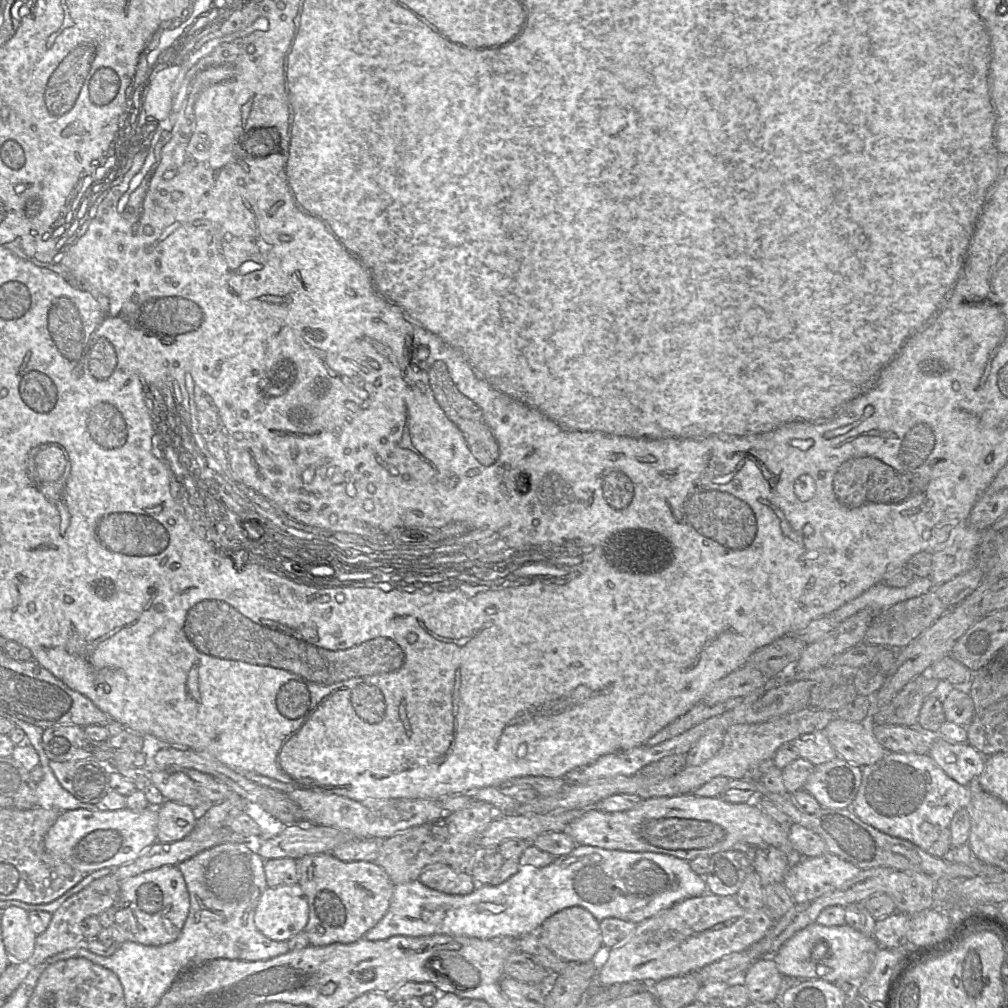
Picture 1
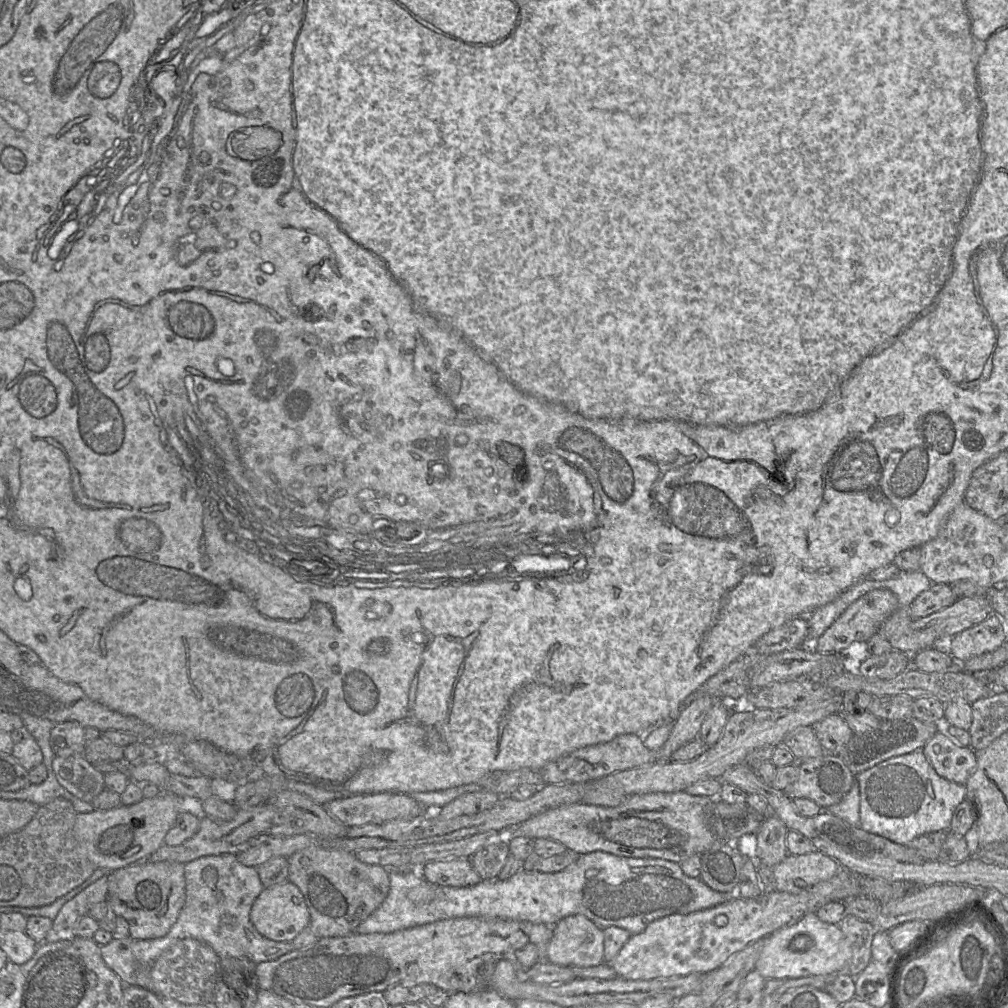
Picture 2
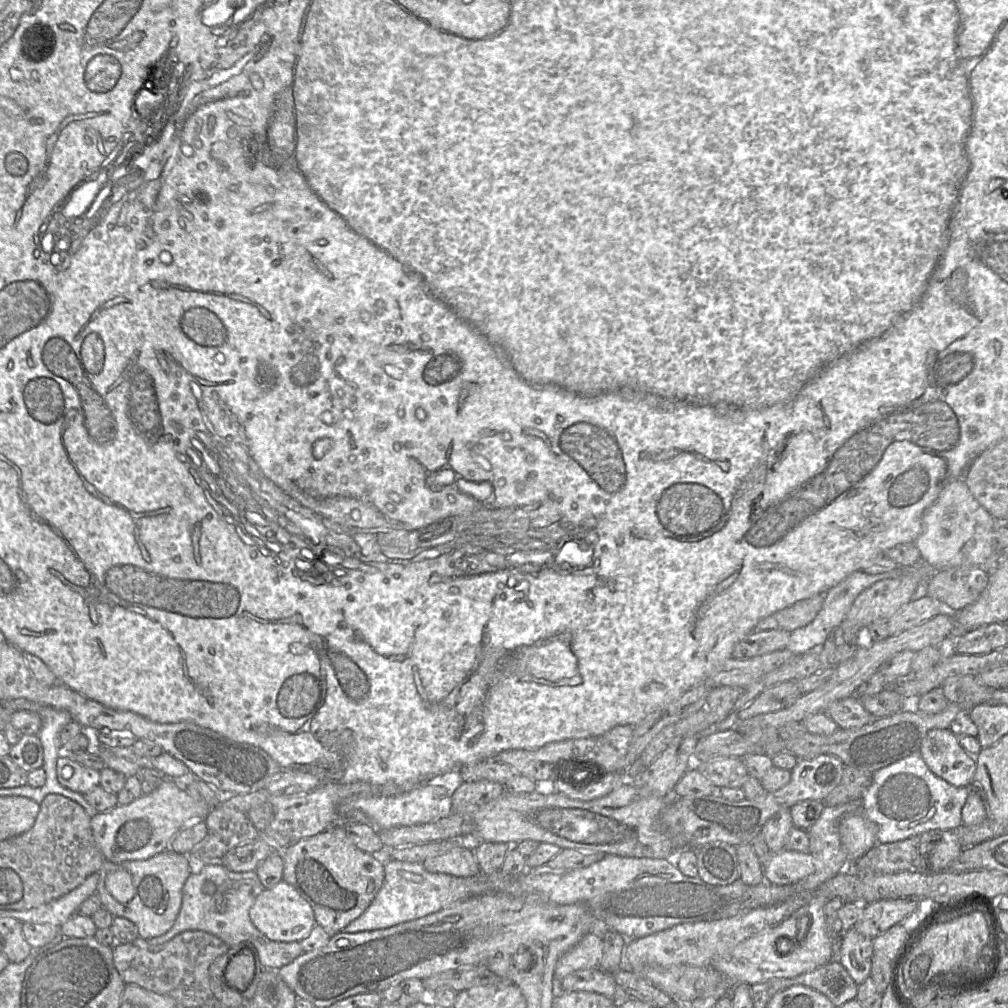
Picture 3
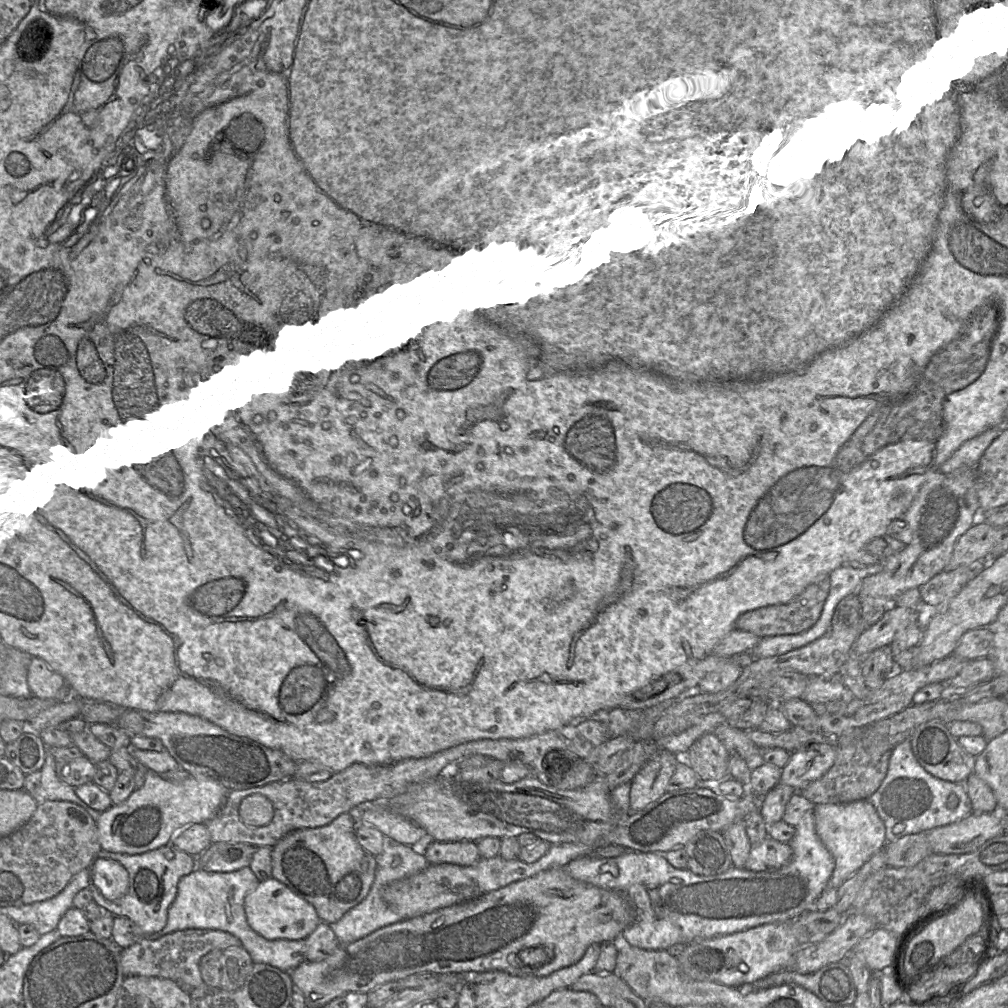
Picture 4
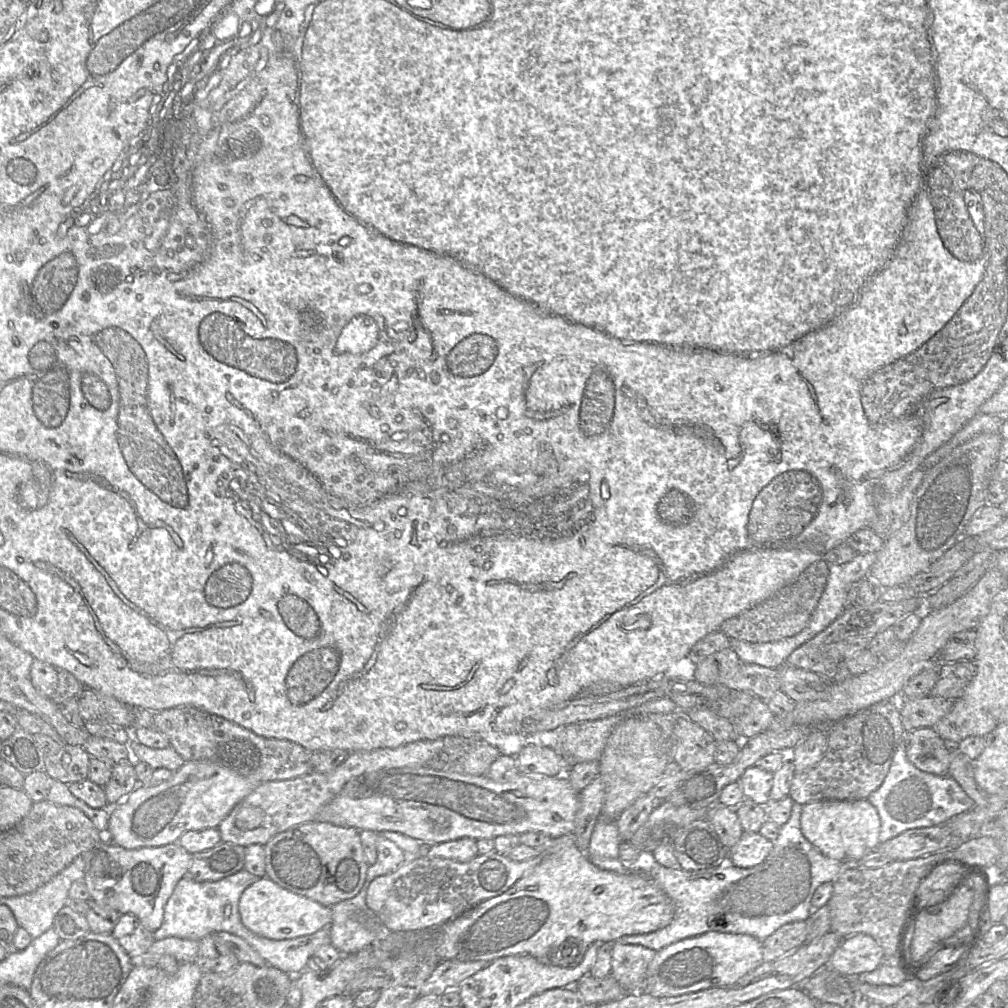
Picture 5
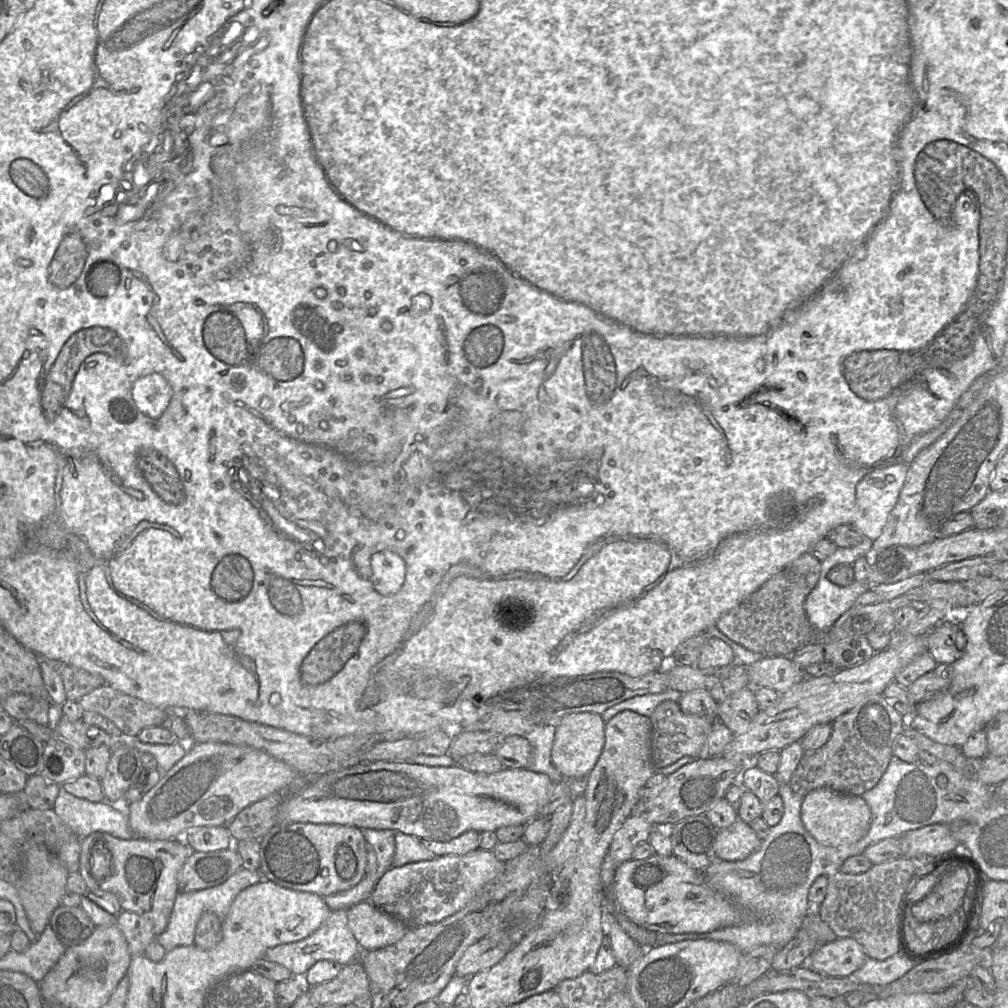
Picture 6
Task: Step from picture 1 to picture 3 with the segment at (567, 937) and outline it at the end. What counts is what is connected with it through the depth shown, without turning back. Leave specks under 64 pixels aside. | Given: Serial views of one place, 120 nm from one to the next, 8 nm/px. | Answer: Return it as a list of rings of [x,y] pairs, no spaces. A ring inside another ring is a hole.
[[[588,933],[568,952],[563,954],[556,964],[555,983],[577,970],[599,967],[603,956],[603,940],[594,933]]]

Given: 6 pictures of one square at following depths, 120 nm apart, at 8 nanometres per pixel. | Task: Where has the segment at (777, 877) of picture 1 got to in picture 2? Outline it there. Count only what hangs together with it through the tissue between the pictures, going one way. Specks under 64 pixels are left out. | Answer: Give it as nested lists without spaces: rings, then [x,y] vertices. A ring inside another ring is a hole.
[[[773,813],[764,819],[758,829],[756,854],[768,867],[775,867],[788,855],[786,847],[788,830],[786,825]]]

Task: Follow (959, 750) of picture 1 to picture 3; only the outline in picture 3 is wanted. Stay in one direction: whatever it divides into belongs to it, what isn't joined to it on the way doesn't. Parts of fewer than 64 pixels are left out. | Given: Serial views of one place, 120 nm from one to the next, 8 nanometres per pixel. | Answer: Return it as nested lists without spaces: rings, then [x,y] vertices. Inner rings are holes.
[[[949,728],[927,732],[919,749],[928,768],[955,787],[970,787],[976,772],[976,757],[959,744]]]

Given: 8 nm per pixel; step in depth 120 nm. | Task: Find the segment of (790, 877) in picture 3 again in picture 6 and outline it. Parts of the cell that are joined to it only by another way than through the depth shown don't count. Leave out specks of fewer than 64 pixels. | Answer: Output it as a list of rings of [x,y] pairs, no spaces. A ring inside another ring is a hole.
[[[740,818],[727,828],[717,830],[715,854],[717,859],[740,861],[759,849],[761,839],[749,824]]]

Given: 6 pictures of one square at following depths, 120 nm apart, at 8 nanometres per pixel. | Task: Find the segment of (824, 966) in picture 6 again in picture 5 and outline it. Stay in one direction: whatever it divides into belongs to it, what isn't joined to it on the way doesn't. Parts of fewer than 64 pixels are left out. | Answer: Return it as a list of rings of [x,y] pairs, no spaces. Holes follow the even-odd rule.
[[[854,934],[843,939],[827,966],[846,977],[857,977],[877,969],[885,961],[882,947],[867,934]]]

